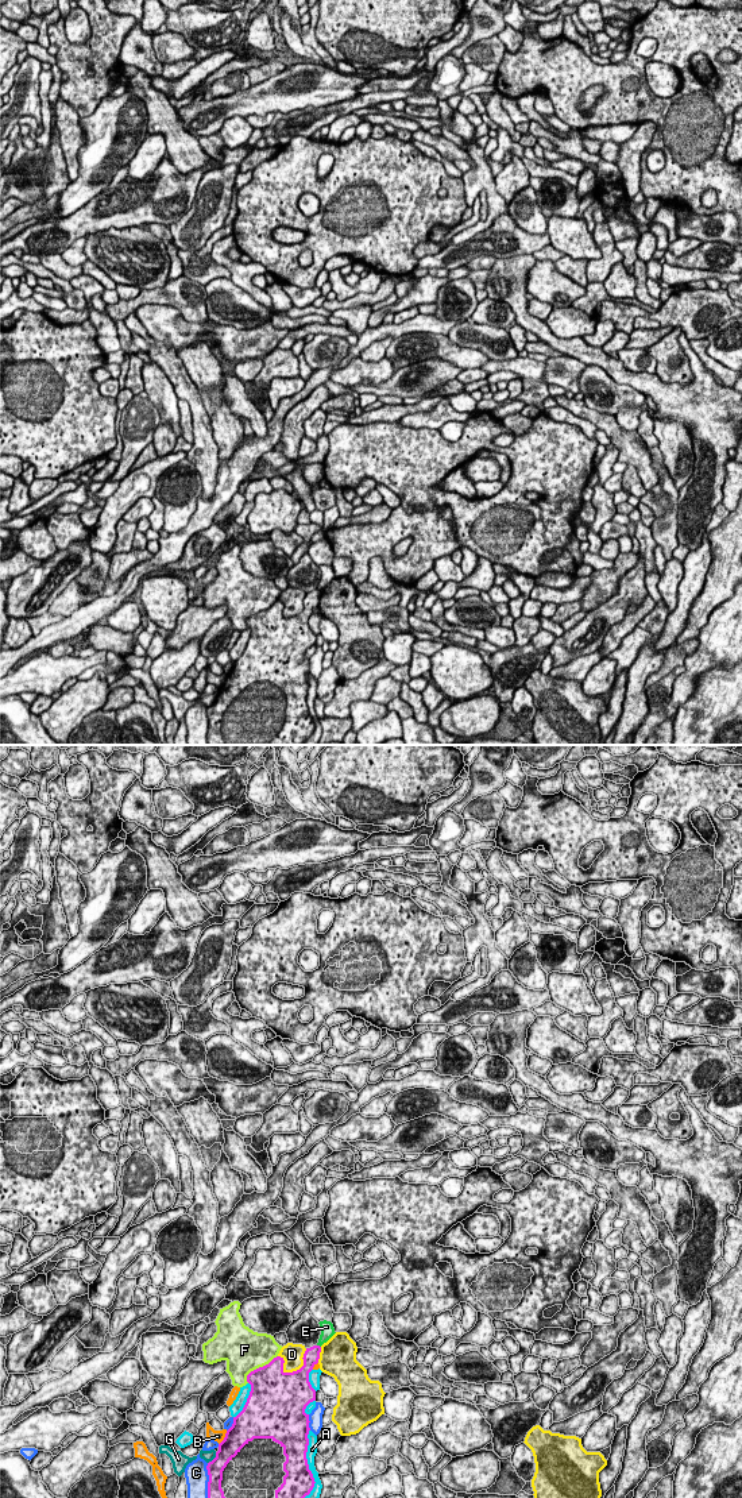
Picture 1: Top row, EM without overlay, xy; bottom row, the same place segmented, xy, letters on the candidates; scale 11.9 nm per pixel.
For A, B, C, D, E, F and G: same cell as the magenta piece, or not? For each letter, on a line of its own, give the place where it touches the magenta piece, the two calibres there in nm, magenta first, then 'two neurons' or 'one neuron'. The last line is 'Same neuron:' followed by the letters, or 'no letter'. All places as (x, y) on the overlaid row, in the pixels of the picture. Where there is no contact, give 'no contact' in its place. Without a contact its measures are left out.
A: meets magenta in xy at (308, 1464); 360 nm thick on the magenta side, 120 nm on the other; two neurons
B: meets magenta in xy at (224, 1437); 300 nm thick on the magenta side, 130 nm on the other; two neurons
C: meets magenta in xy at (309, 1421); 480 nm thick on the magenta side, 160 nm on the other; two neurons
D: meets magenta in xy at (301, 1367); 360 nm thick on the magenta side, 240 nm on the other; two neurons
E: meets magenta in xy at (319, 1346); 190 nm thick on the magenta side, 160 nm on the other; two neurons
F: meets magenta in xy at (259, 1367); 460 nm thick on the magenta side, 480 nm on the other; two neurons
G: meets magenta in xy at (215, 1458); 240 nm thick on the magenta side, 130 nm on the other; two neurons
Same neuron: no letter

